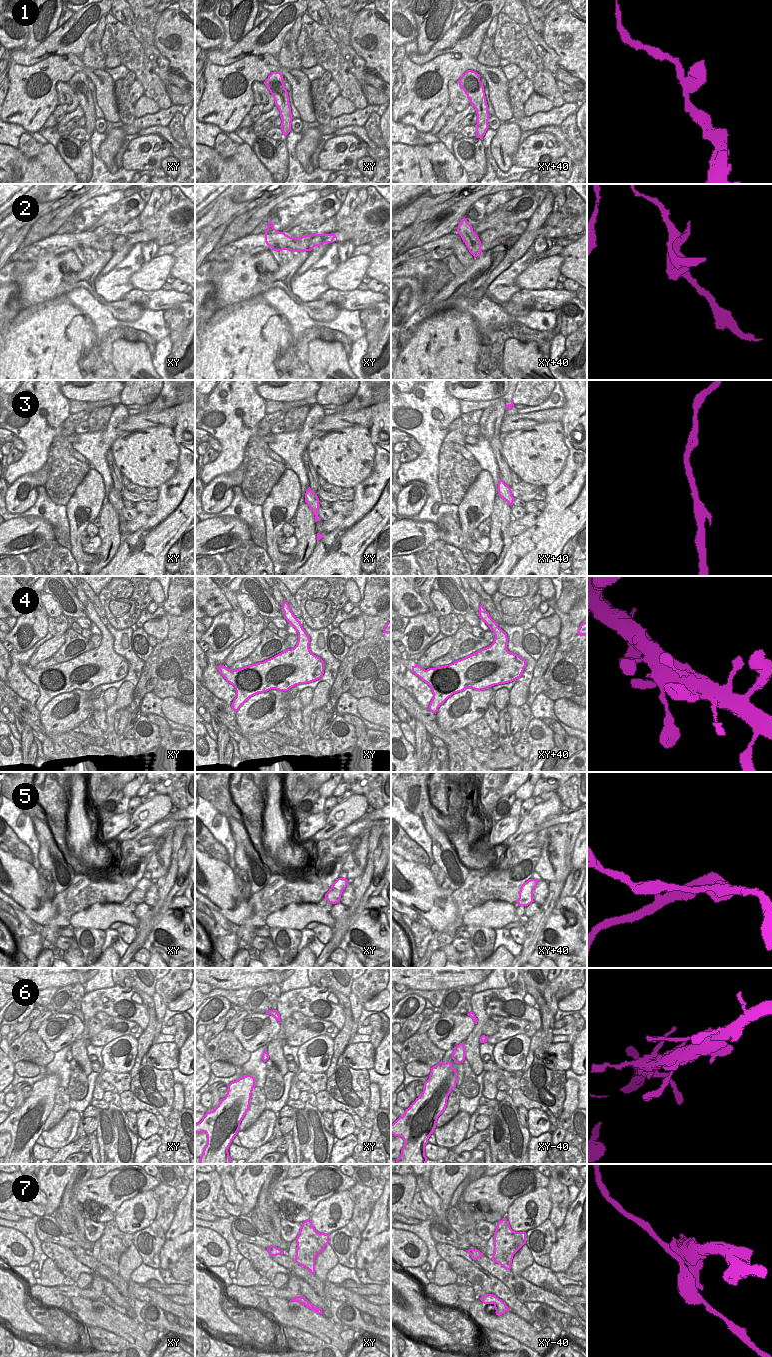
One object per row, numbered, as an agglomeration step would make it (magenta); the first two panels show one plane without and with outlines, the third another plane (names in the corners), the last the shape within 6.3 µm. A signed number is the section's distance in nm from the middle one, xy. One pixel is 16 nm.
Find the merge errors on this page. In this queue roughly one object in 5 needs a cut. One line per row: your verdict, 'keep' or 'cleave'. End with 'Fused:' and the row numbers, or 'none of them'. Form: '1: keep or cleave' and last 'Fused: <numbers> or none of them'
1: keep
2: cleave
3: keep
4: keep
5: keep
6: keep
7: cleave
Fused: 2, 7

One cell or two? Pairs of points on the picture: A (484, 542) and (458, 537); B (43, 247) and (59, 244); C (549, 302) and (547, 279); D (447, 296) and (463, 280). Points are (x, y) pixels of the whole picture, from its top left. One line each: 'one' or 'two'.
A: one
B: one
C: two
D: one

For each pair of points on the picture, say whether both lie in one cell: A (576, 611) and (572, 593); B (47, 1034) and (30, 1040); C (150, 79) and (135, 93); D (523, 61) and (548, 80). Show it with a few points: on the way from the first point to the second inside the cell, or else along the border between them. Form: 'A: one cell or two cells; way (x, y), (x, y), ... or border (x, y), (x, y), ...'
A: two cells; border (576, 602), (568, 613)
B: two cells; border (36, 1031), (36, 1034), (44, 1044), (54, 1052)
C: two cells; border (136, 78), (140, 82), (144, 94)
D: one cell; way (529, 64), (542, 77)

